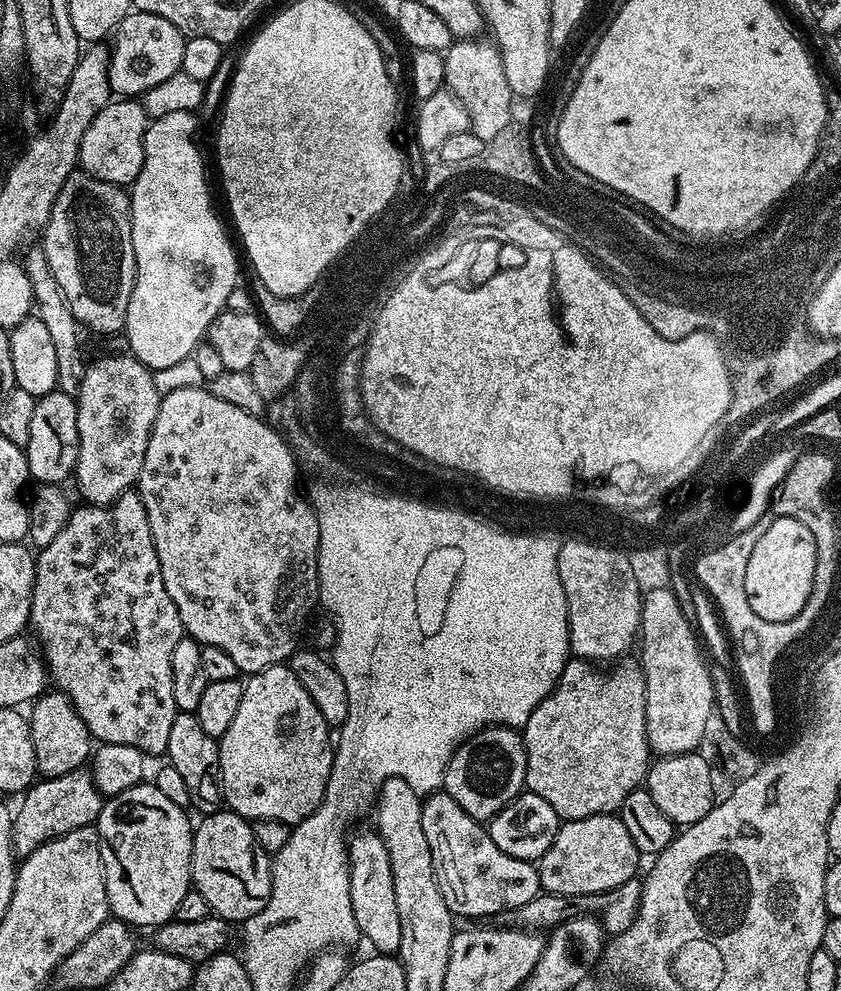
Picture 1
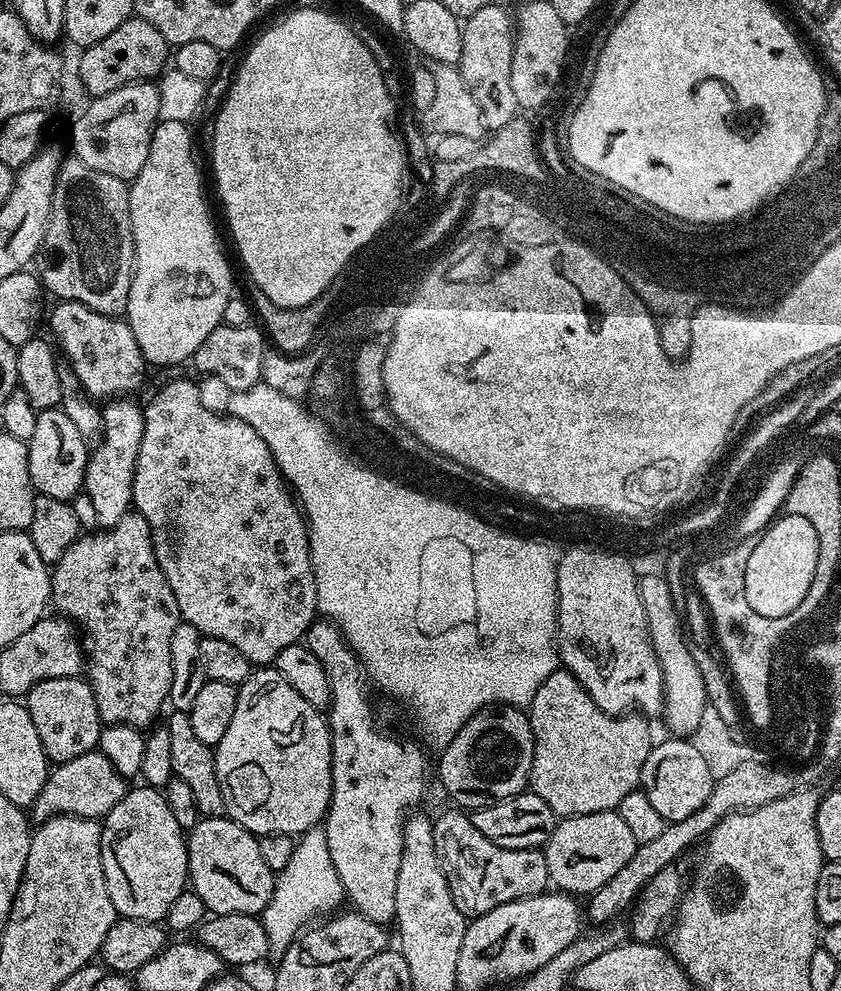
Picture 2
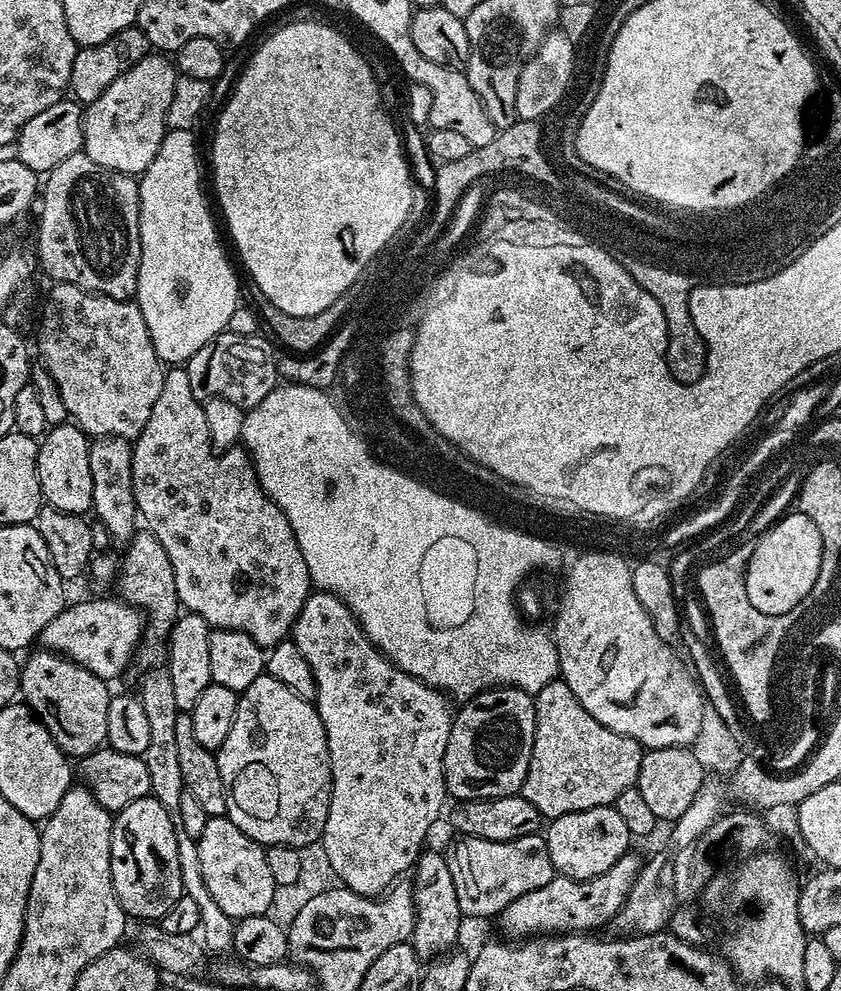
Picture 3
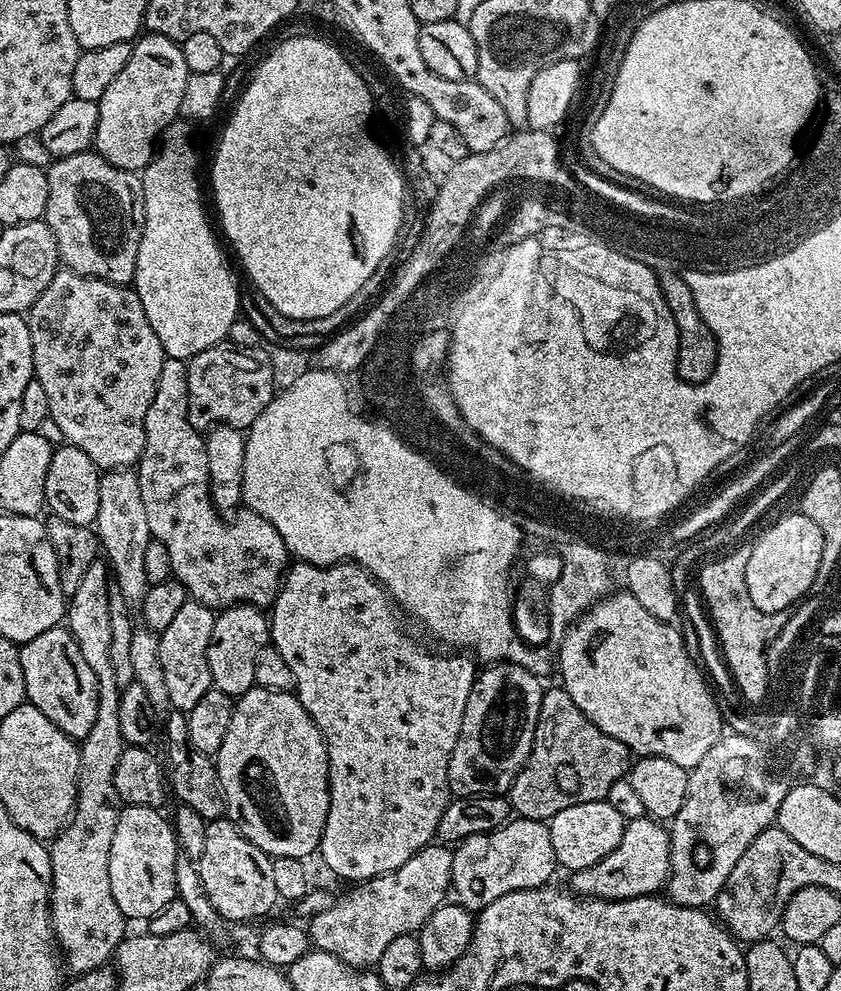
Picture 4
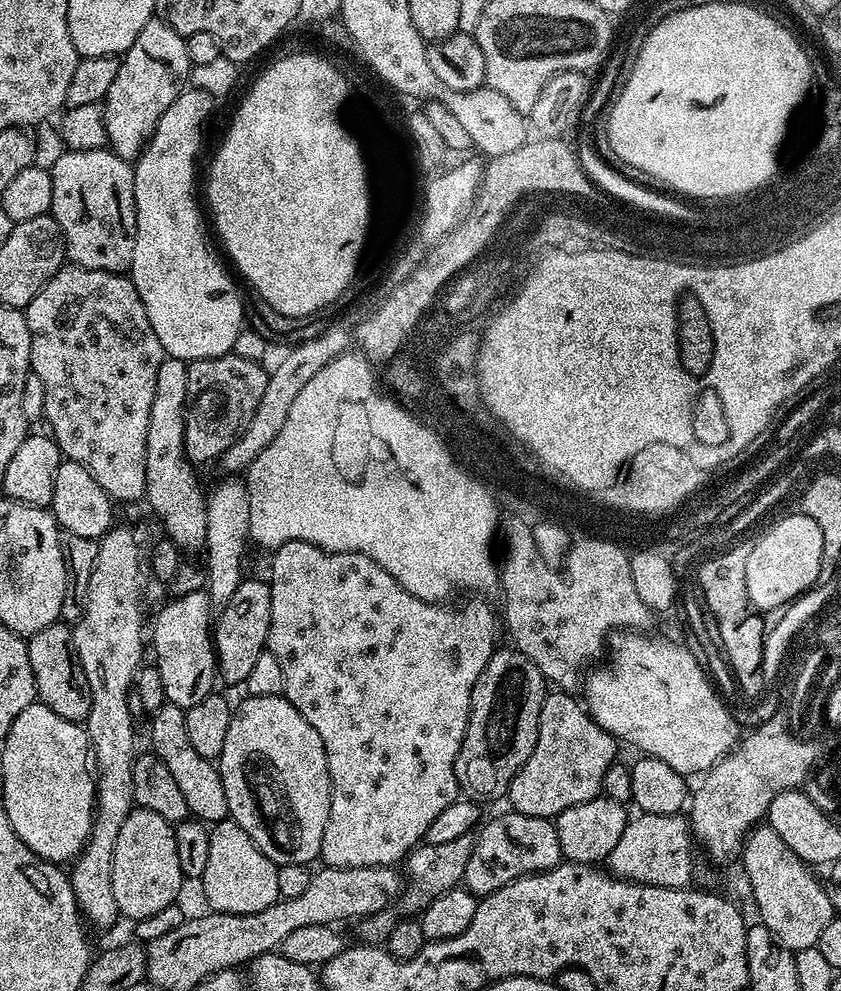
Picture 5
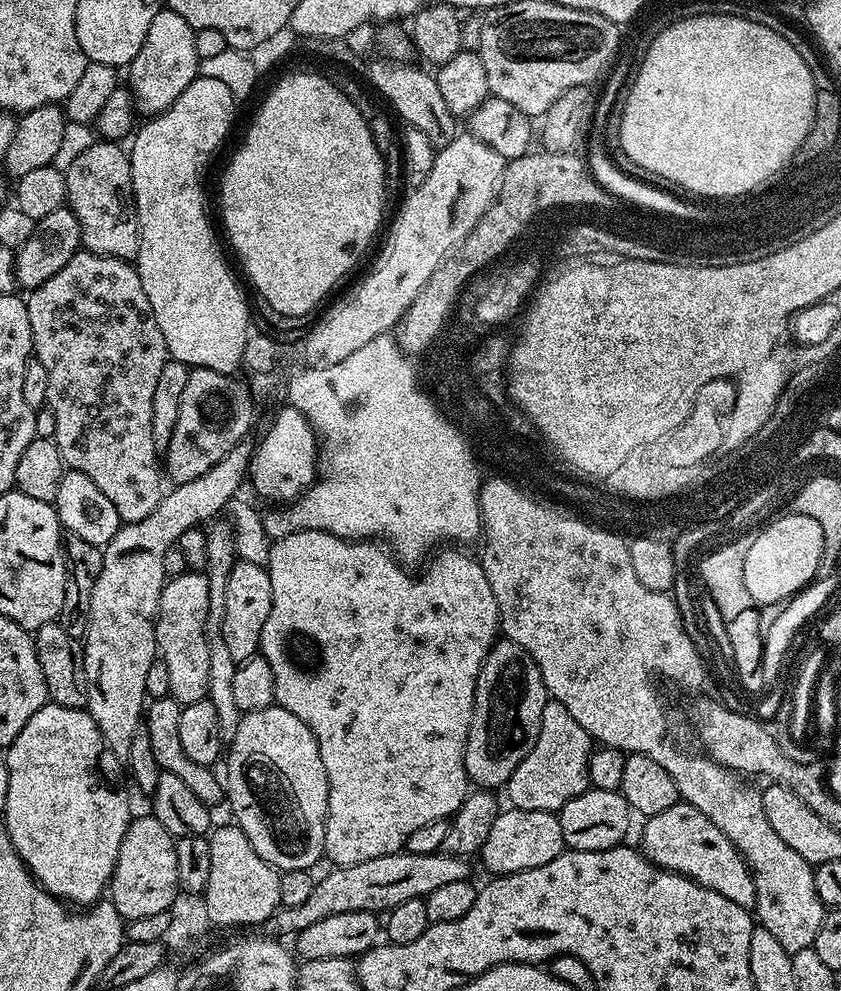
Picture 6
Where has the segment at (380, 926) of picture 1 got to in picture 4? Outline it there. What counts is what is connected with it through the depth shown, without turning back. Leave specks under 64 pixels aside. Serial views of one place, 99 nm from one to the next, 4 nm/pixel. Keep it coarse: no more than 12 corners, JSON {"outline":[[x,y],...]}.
{"outline":[[296,562],[270,644],[328,751],[318,856],[433,843],[477,663],[355,562]]}

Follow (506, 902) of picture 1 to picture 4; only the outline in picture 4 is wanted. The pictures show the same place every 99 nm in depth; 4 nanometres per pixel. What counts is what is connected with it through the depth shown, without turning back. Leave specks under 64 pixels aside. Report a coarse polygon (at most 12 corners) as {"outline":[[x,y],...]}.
{"outline":[[512,818],[455,845],[450,888],[479,910],[545,887],[547,823]]}

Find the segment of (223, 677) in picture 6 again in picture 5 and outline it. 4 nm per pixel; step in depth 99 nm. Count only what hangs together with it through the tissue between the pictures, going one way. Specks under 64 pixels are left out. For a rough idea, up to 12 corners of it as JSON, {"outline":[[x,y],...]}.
{"outline":[[224,480],[205,497],[206,591],[226,606],[244,578],[247,485]]}

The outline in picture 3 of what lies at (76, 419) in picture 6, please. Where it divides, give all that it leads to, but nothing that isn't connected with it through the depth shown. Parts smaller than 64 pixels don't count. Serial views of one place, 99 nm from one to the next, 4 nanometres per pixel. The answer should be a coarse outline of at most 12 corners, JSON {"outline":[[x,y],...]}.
{"outline":[[53,283],[39,363],[89,438],[135,441],[166,371],[132,300]]}

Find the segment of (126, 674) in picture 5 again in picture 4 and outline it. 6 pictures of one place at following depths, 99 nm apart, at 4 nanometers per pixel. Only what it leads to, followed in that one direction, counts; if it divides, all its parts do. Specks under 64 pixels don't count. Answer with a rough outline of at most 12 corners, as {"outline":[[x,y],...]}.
{"outline":[[98,558],[66,627],[98,682],[76,807],[50,844],[52,934],[69,973],[126,935],[110,890],[125,750]]}

